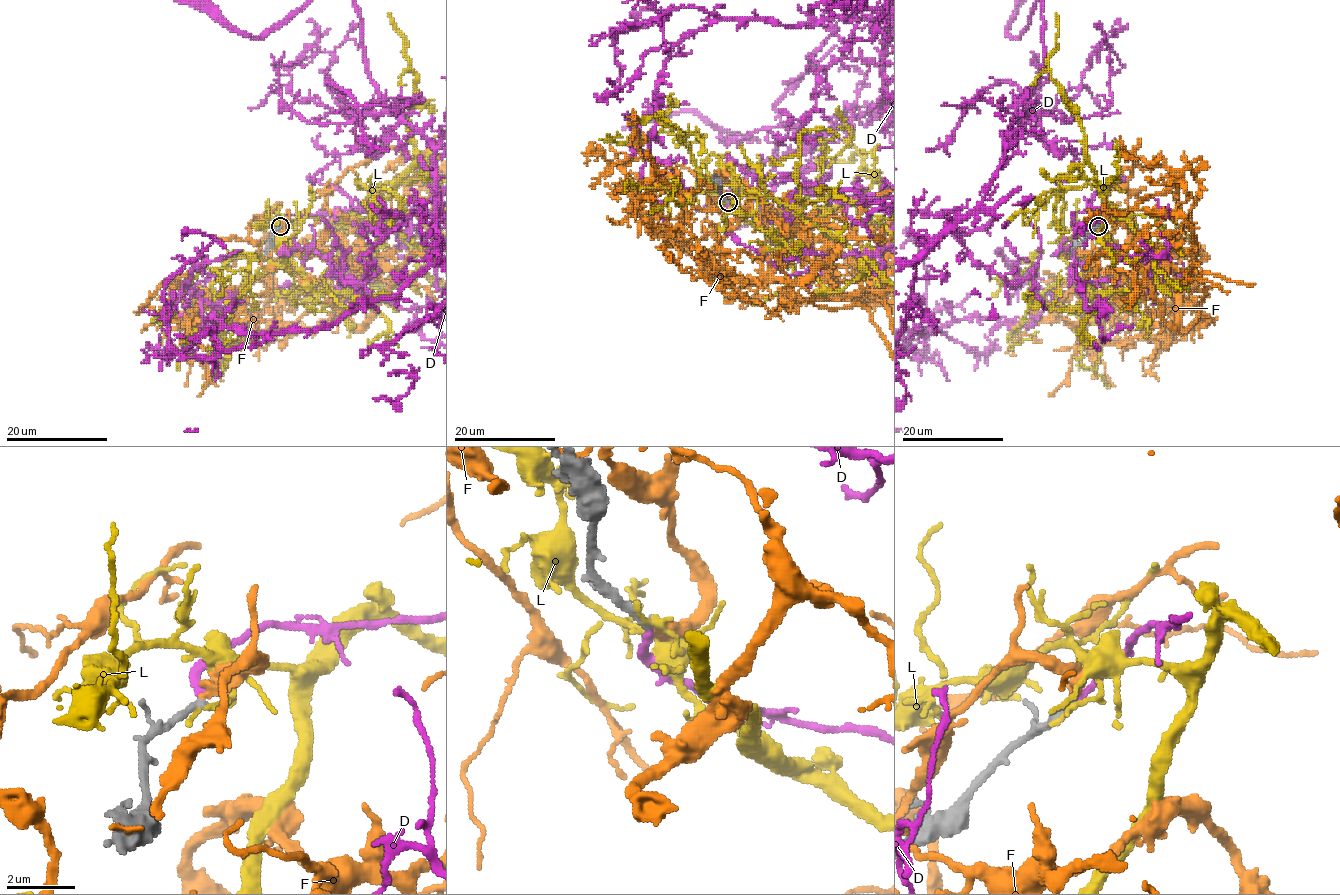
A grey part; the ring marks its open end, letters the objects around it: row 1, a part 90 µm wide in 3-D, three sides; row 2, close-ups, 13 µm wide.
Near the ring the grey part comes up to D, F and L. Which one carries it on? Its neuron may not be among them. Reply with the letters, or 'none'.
D

